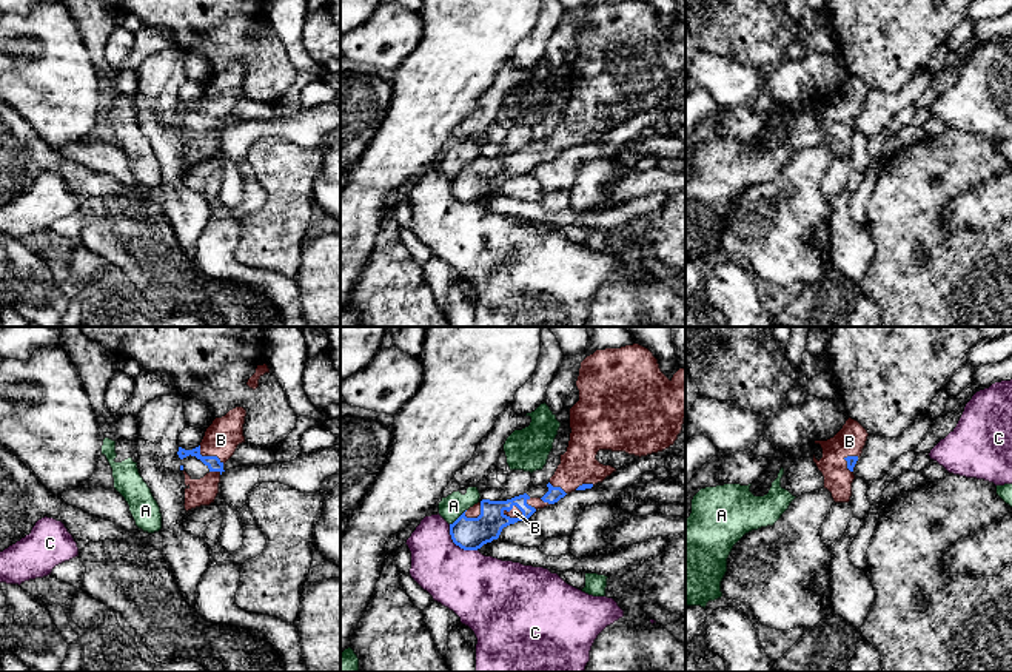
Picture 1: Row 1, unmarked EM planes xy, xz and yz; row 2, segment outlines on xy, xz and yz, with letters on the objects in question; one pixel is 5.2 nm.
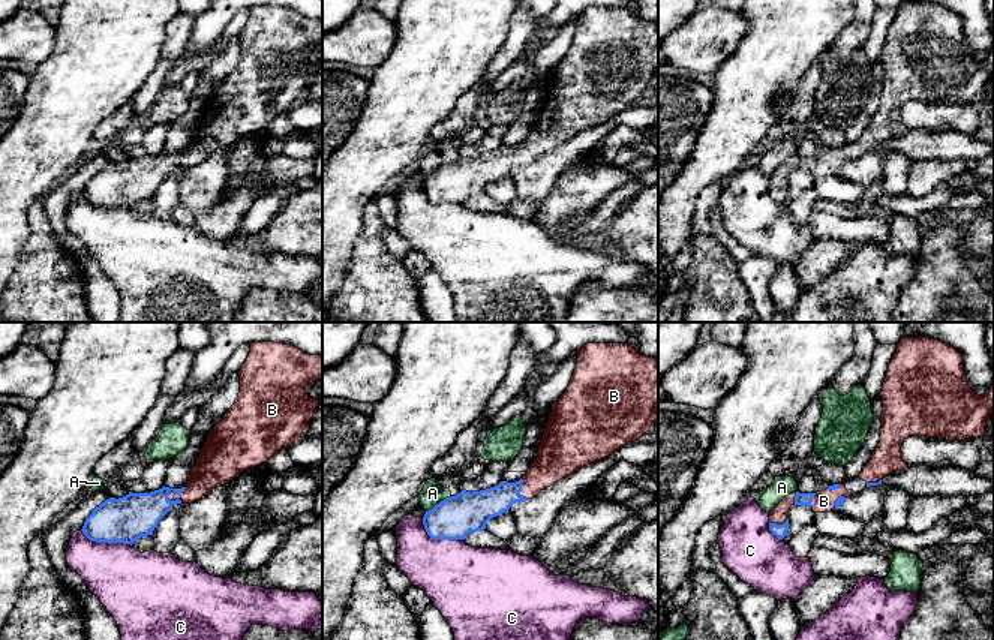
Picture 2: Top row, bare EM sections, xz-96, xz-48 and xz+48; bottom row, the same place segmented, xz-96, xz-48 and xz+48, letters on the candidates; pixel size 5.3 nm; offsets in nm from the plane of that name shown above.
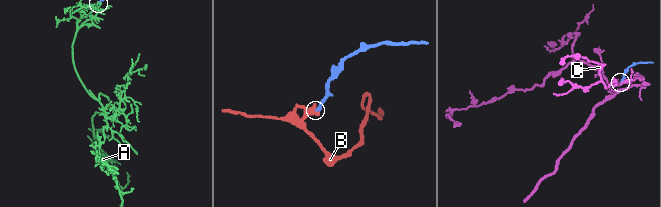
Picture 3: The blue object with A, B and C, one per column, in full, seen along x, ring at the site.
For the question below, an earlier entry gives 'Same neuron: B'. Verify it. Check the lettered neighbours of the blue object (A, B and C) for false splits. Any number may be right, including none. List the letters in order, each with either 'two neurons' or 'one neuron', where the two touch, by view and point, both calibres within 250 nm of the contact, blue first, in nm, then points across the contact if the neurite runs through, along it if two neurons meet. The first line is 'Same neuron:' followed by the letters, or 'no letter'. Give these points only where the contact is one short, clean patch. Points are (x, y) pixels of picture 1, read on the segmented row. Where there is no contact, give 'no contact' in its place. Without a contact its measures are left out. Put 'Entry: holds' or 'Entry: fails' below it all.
Same neuron: B
A: two neurons | xz (459, 517) | 180/120 nm | along xz (465, 509), (450, 524)
B: one neuron | xz (513, 518) | 180/60 nm
C: two neurons | xz (456, 544) | 180/340 nm | along xz (449, 524), (449, 534), (456, 544), (476, 551)
Entry: holds

